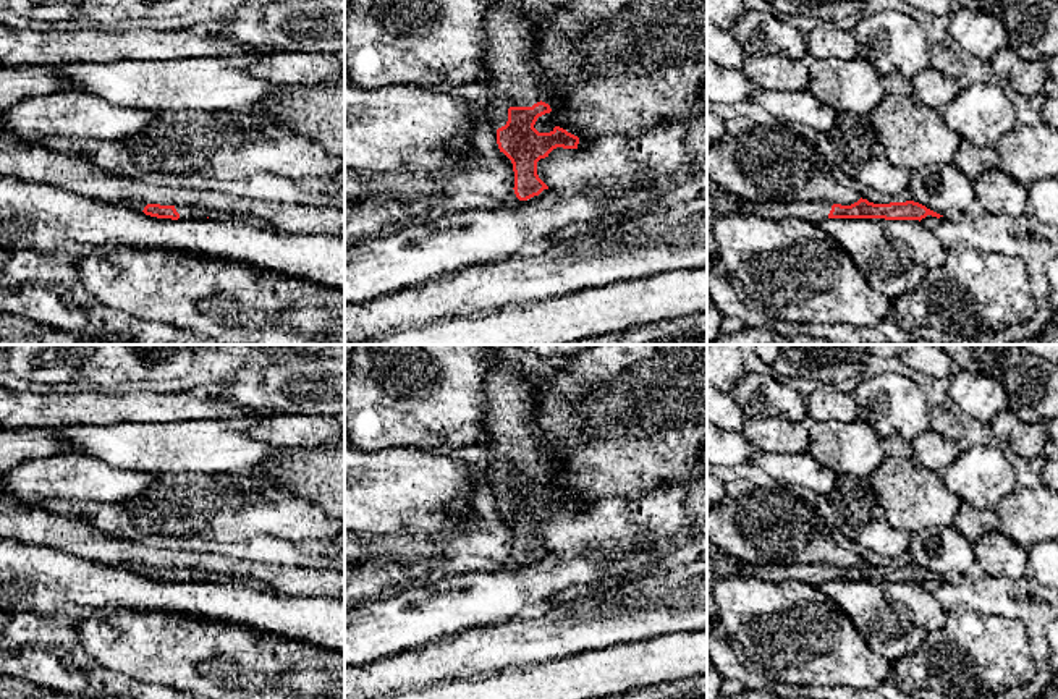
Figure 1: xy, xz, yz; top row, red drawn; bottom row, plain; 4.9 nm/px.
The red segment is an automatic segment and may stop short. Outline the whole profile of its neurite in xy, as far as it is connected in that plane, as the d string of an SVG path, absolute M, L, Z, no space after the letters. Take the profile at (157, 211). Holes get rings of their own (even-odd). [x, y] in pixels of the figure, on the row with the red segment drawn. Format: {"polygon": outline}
{"polygon": "M131 202L128 204L131 209L144 212L146 215L157 218L171 218L171 220L205 220L210 210L199 209L194 205L160 205L160 204L144 204L144 202Z"}

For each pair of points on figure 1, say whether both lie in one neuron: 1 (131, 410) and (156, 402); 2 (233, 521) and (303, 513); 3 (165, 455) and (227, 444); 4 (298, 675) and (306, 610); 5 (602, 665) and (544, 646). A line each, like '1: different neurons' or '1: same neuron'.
1: same neuron
2: same neuron
3: same neuron
4: different neurons
5: different neurons

